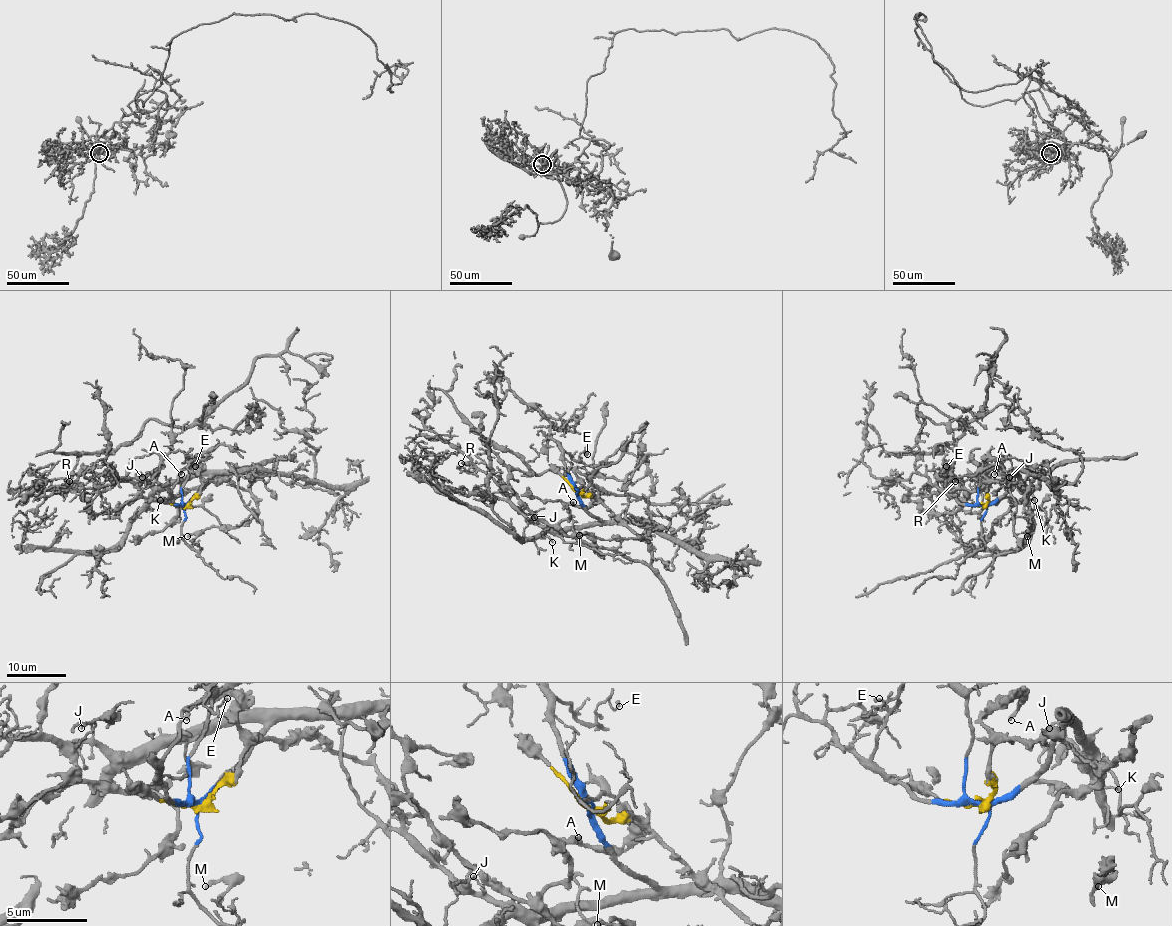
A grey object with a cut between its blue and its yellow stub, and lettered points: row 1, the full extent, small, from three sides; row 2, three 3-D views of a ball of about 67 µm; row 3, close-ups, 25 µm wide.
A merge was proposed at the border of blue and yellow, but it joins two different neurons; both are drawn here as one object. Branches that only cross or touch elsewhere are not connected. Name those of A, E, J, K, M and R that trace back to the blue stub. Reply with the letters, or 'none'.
E, J, K, R

